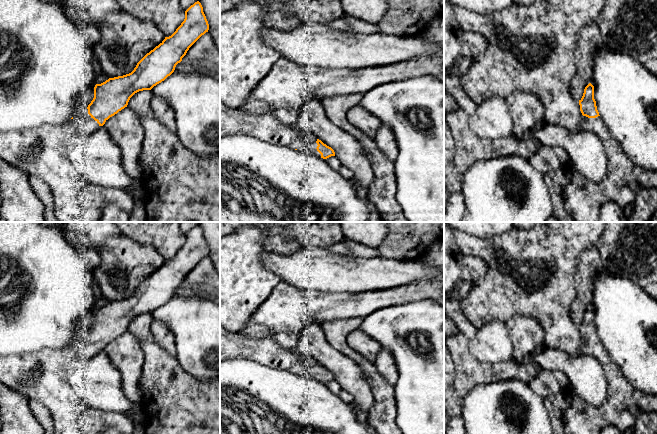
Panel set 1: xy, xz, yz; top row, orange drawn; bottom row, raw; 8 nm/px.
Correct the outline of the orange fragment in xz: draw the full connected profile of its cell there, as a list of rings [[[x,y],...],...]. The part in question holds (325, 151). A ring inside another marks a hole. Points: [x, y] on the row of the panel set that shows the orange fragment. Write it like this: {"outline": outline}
{"outline": [[[220,102],[220,138],[238,134],[323,159],[335,156],[334,150],[314,134],[302,131],[297,125],[283,124],[274,114],[252,115],[241,108],[231,108]]]}

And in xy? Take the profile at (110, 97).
{"outline": [[[199,1],[195,2],[185,11],[185,19],[176,31],[147,53],[136,65],[134,70],[126,75],[109,78],[94,87],[94,98],[86,108],[81,106],[74,116],[62,124],[44,124],[36,128],[0,132],[0,159],[11,164],[27,175],[43,180],[49,187],[54,200],[54,215],[60,222],[96,222],[102,214],[103,206],[114,206],[132,214],[135,202],[127,192],[121,189],[103,187],[91,183],[74,167],[73,160],[77,156],[80,143],[92,135],[100,126],[119,111],[127,107],[130,98],[137,92],[151,90],[154,86],[170,76],[178,63],[186,55],[189,48],[209,30],[209,24]]]}

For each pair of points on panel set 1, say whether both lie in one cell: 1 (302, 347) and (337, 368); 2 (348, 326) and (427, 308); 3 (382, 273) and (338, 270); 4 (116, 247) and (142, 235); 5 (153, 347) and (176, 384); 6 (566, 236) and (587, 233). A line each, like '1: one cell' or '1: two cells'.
1: one cell
2: two cells
3: one cell
4: two cells
5: one cell
6: one cell

